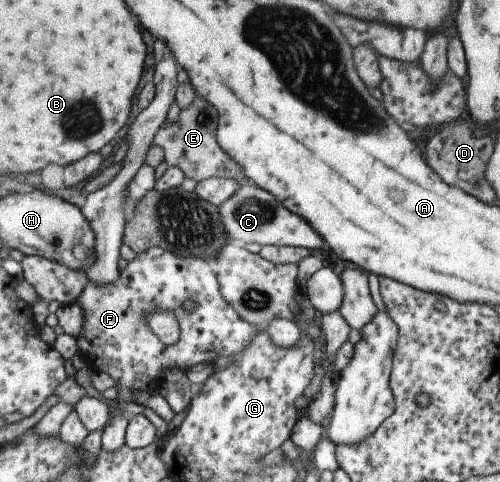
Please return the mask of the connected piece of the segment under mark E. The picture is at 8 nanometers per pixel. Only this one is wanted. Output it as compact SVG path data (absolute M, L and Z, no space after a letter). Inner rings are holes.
M197 96L197 100L180 112L178 121L165 125L157 135L153 146L161 146L166 152L166 160L170 166L181 167L188 177L196 181L211 177L227 177L237 179L241 184L247 180L243 166L225 152L219 142L219 110L207 98Z

